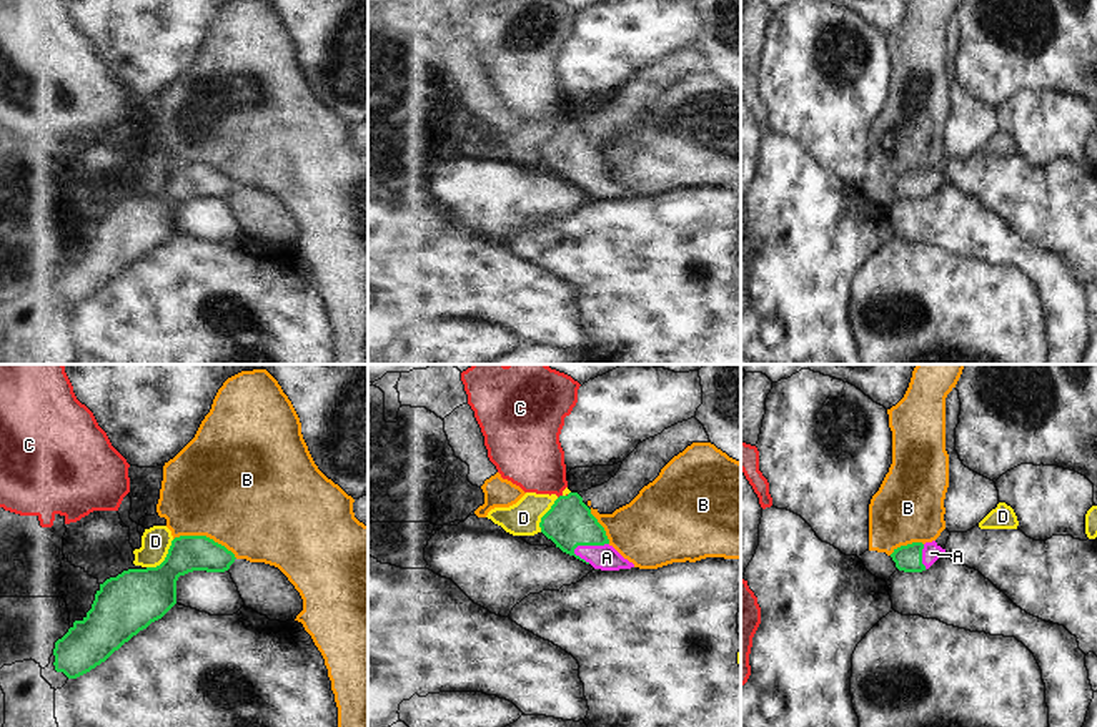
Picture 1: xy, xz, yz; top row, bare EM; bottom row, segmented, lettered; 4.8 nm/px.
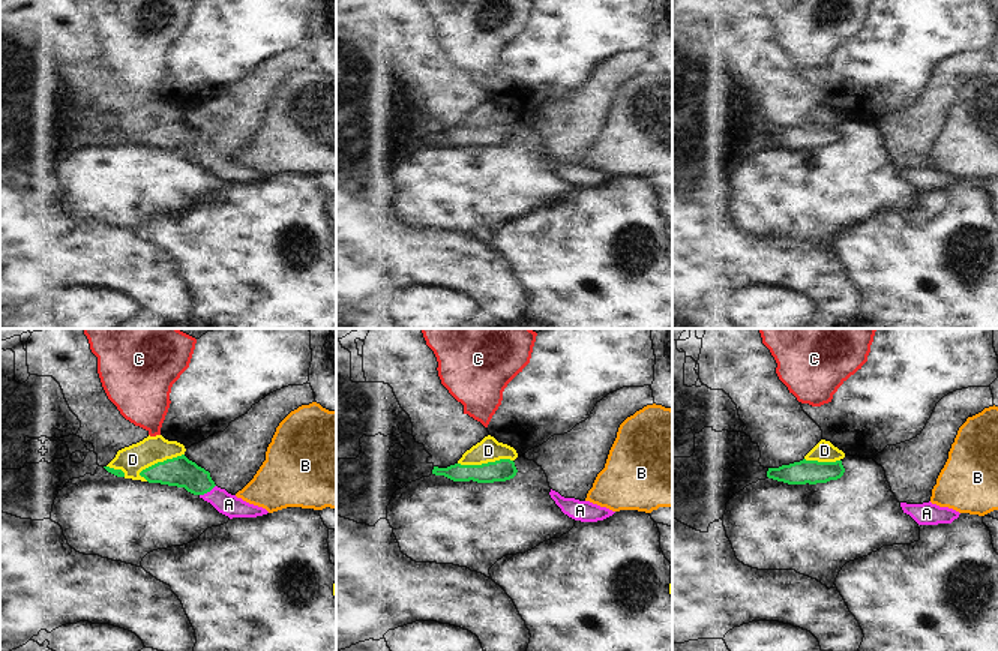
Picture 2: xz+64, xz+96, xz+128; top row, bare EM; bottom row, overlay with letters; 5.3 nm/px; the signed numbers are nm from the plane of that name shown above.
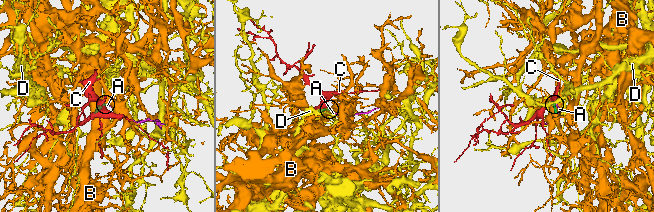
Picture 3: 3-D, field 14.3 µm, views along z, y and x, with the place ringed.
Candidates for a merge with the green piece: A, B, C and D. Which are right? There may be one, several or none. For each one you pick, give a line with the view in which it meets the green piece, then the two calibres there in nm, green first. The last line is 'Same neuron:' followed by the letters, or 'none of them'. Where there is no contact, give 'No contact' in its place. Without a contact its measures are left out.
A: Touches green in xz. Thickness 220 nm (green) against 120 nm
C: Touches green in xz. Thickness 220 nm (green) against 320 nm
Same neuron: A, C

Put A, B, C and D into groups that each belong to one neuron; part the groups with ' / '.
A C / B / D

